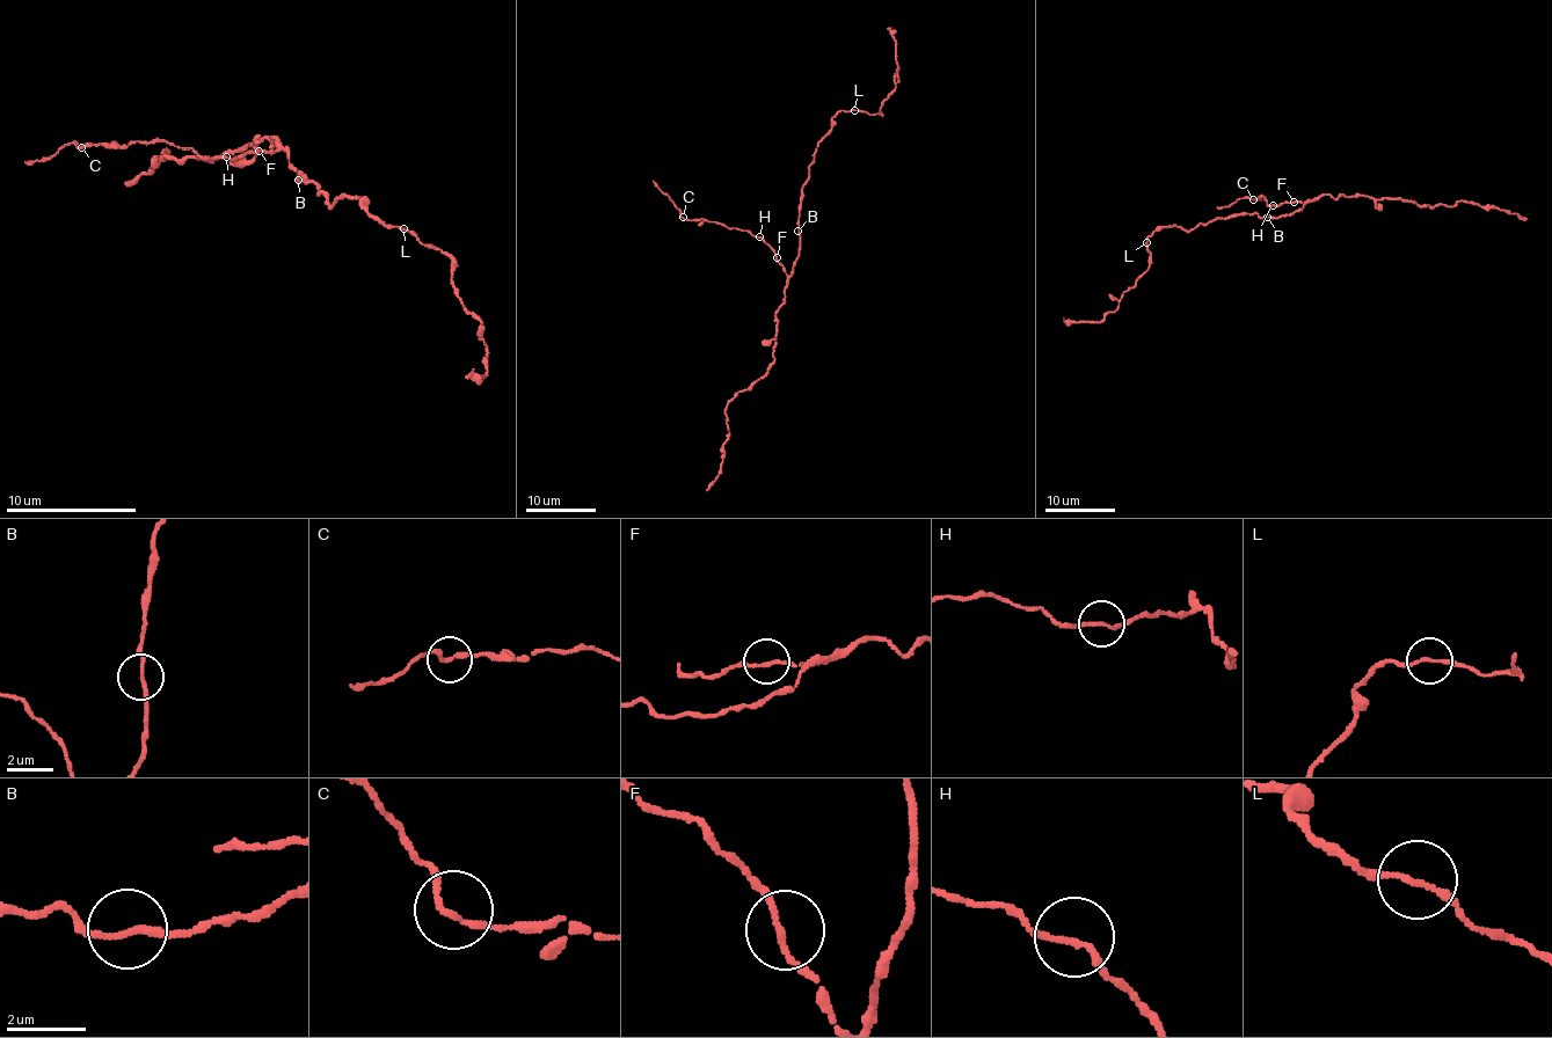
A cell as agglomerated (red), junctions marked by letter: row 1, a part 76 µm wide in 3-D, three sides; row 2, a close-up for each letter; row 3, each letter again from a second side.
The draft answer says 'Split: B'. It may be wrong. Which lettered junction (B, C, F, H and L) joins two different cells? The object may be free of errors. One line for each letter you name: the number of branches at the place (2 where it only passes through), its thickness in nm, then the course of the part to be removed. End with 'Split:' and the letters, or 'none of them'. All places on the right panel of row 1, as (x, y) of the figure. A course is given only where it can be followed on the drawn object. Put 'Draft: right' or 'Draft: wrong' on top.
Draft: wrong
Split: none of them

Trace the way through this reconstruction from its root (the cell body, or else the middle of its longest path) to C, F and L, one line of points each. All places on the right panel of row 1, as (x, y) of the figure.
C: (1267, 219), (1291, 216), (1312, 202), (1284, 202), (1276, 206), (1262, 196), (1253, 199)
F: (1267, 219), (1291, 216), (1312, 202), (1294, 202)
L: (1267, 219), (1257, 213), (1238, 213), (1199, 224), (1188, 231), (1174, 226), (1157, 227), (1146, 243)

